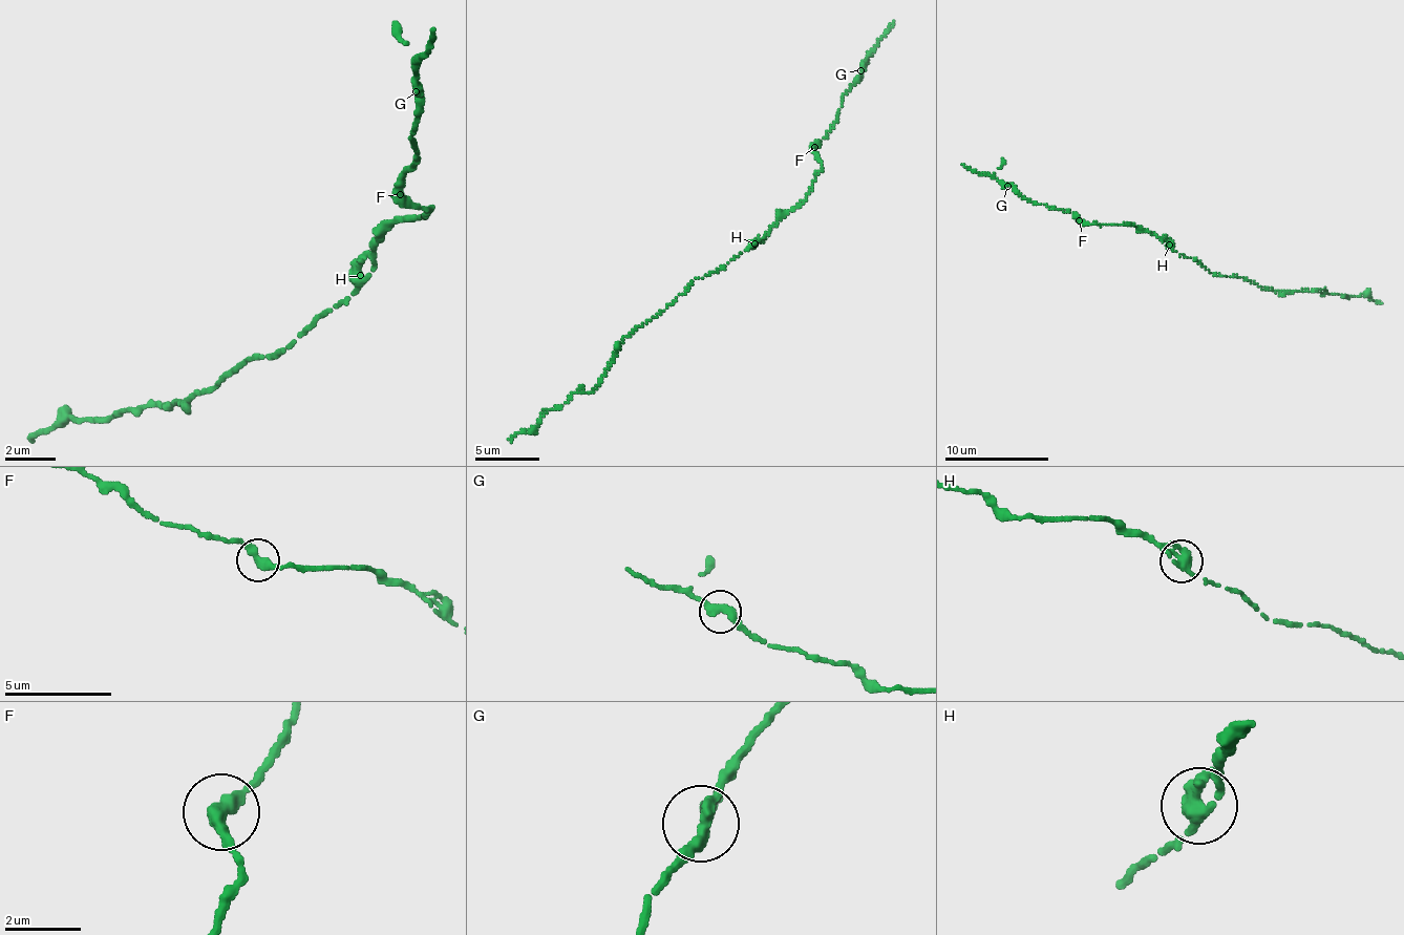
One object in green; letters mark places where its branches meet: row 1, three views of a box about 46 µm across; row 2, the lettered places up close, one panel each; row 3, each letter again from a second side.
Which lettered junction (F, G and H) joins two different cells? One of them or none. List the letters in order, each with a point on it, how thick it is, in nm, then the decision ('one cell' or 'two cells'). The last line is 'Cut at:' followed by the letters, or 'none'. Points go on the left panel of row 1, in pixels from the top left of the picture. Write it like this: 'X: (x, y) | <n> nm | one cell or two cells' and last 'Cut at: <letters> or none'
F: (400, 194) | 360 nm | one cell
G: (416, 91) | 360 nm | one cell
H: (360, 275) | 400 nm | one cell
Cut at: none

